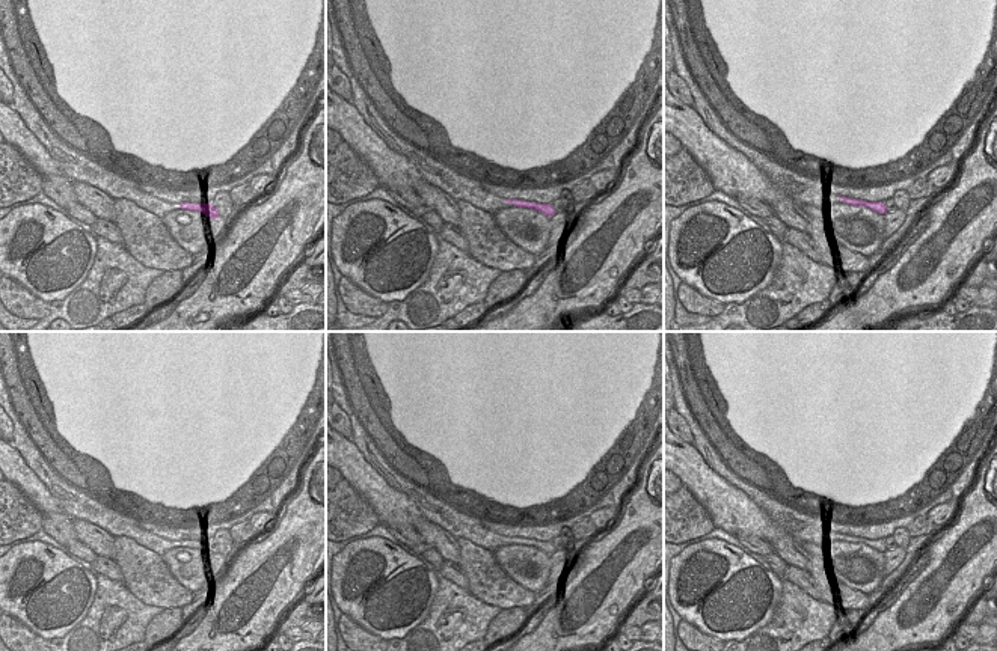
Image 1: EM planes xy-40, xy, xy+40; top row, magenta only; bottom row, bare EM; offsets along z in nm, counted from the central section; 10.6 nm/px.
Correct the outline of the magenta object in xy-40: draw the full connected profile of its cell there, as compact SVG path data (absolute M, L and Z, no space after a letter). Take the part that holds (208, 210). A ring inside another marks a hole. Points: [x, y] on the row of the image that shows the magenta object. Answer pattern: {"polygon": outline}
{"polygon": "M184 202L184 203L176 203L181 206L181 209L189 209L189 211L198 211L205 214L207 217L216 220L219 219L219 209L213 205L213 203L190 203L190 202Z"}

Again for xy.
{"polygon": "M502 199L502 200L505 200L507 203L513 203L517 208L535 209L548 217L552 217L557 212L551 203L537 203L517 199Z"}

